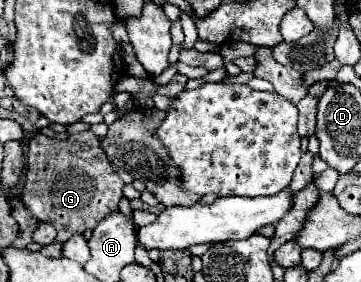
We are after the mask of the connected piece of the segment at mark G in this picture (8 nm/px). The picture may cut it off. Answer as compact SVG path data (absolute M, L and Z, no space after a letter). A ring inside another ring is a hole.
M91 131L75 133L67 139L49 139L41 133L33 135L27 145L27 169L21 199L29 213L51 223L57 229L57 241L65 243L71 235L95 229L103 215L119 209L123 197L123 181L107 163L99 139Z

